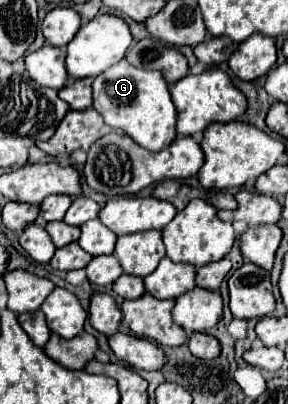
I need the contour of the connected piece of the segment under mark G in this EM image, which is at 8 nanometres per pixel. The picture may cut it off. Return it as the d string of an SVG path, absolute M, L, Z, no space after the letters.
M120 60L106 72L94 78L94 108L112 128L120 128L132 136L136 144L158 152L176 138L176 108L168 94L168 84L158 72L134 68Z

